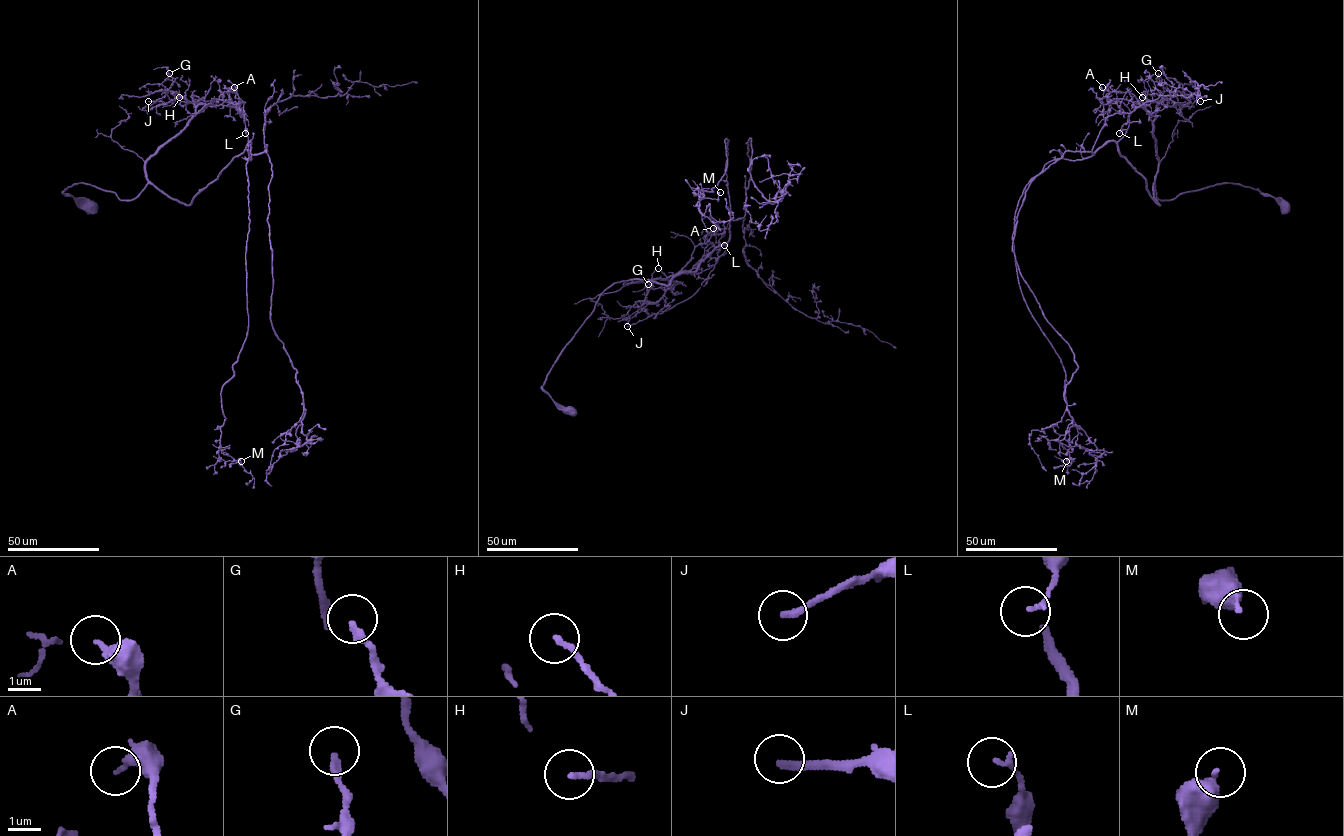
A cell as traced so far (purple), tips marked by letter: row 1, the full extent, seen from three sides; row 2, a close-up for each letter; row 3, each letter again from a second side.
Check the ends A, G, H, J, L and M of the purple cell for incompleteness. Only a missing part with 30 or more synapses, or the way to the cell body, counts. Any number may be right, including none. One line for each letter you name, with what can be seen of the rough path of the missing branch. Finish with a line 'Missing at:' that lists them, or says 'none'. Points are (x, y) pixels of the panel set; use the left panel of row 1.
J: (148, 101), (132, 100), (123, 88), (103, 96)
Missing at: J

